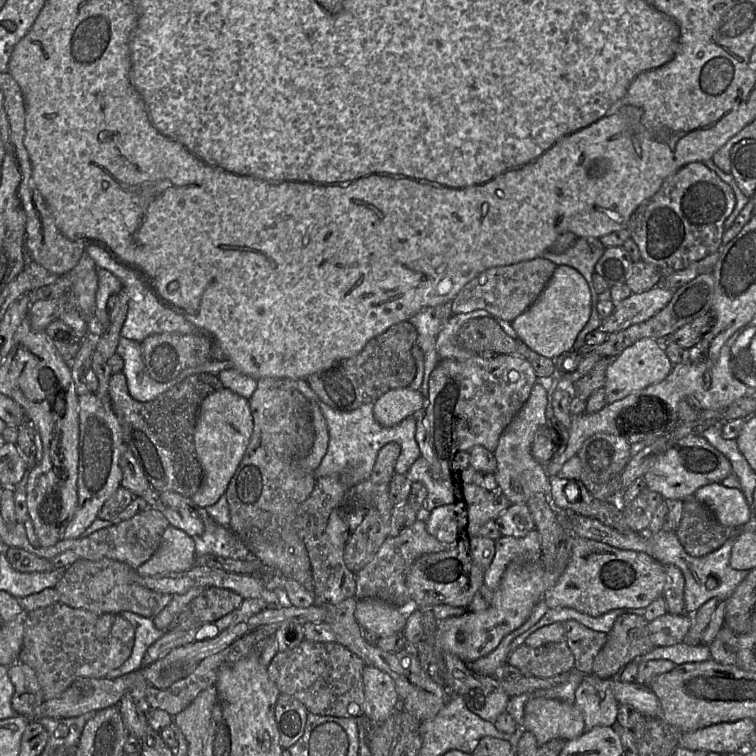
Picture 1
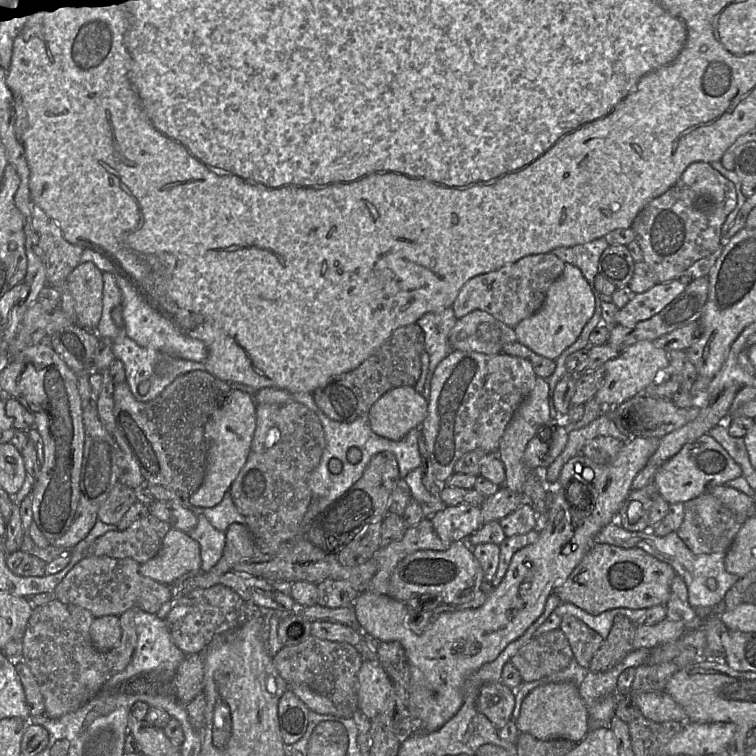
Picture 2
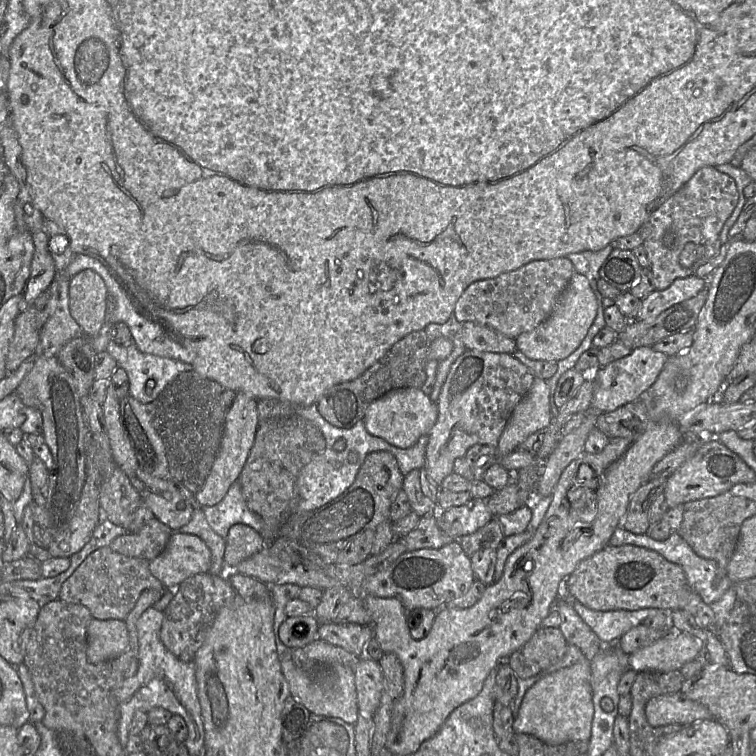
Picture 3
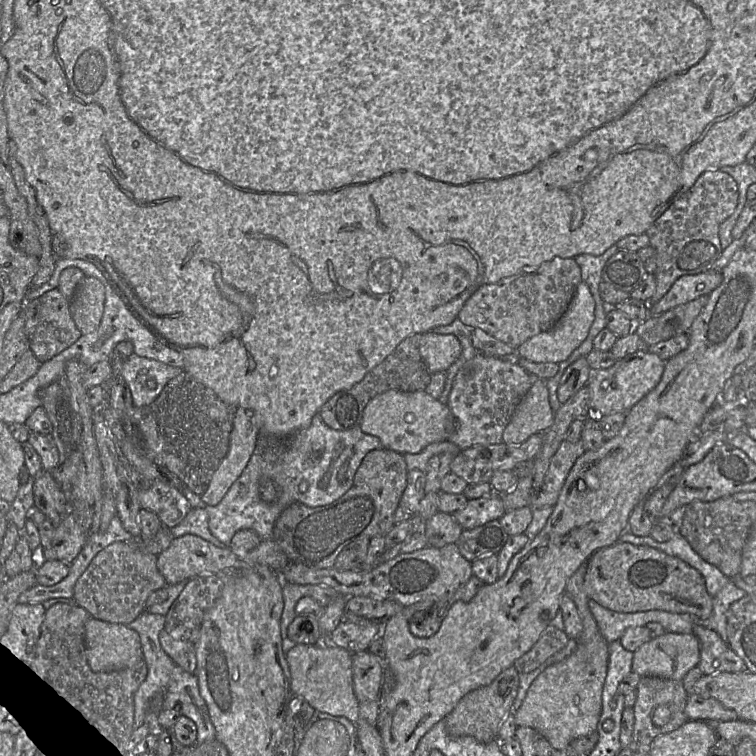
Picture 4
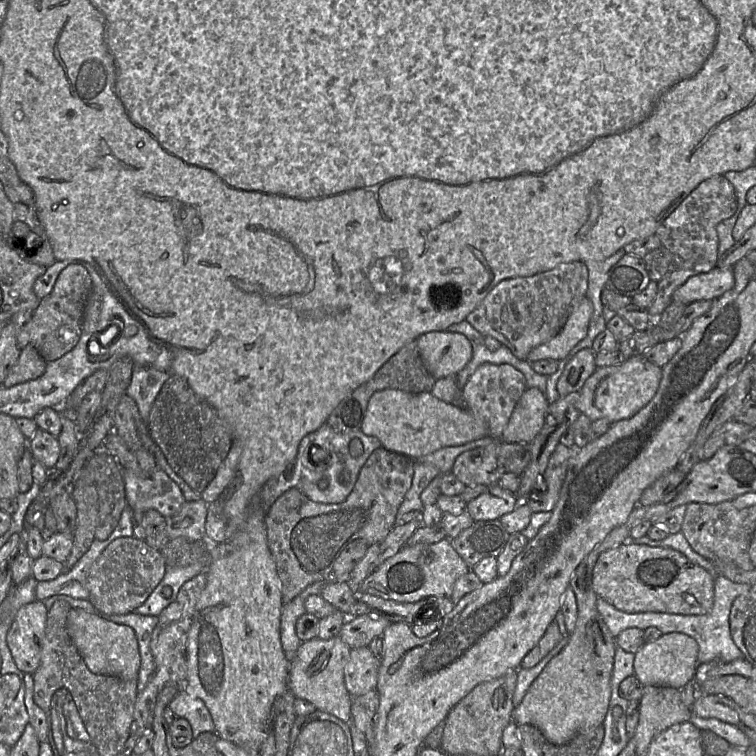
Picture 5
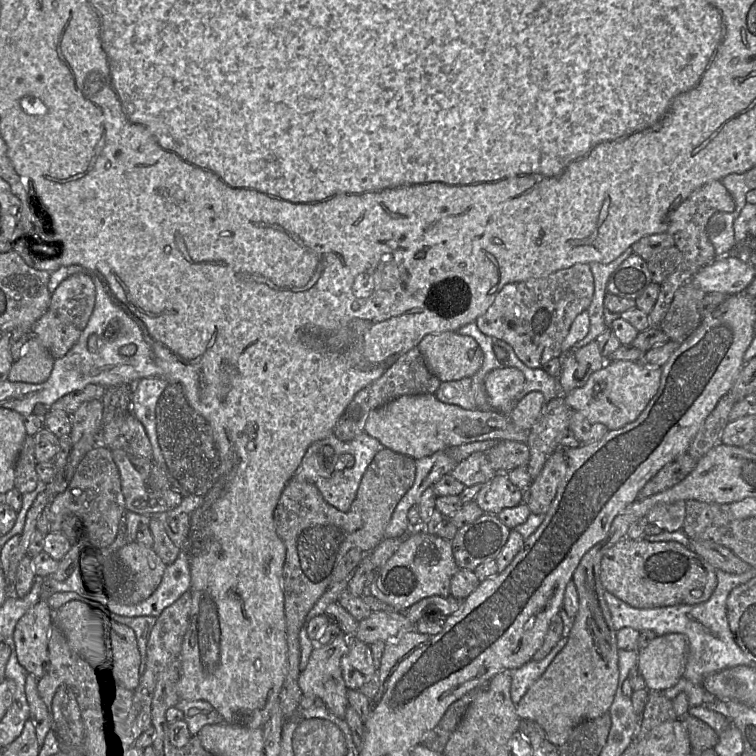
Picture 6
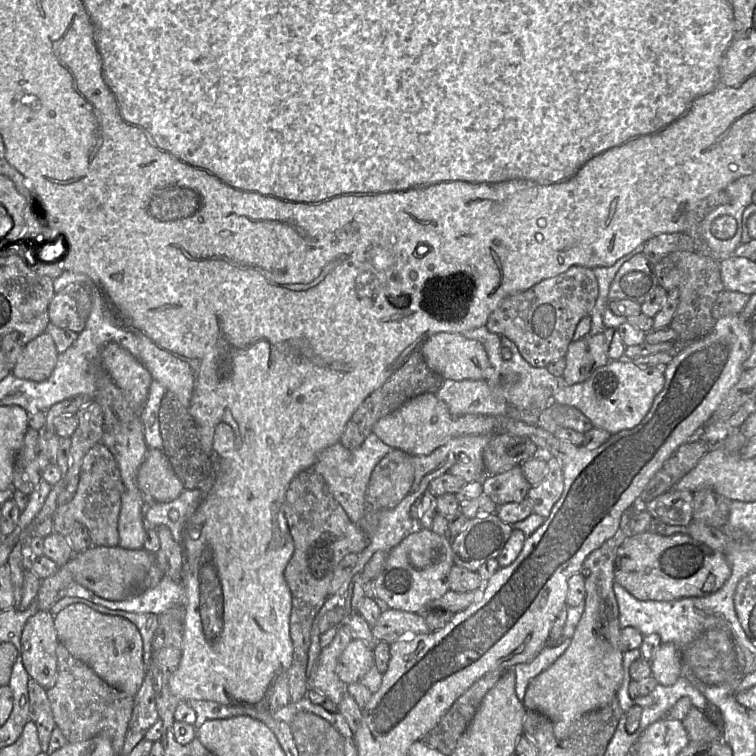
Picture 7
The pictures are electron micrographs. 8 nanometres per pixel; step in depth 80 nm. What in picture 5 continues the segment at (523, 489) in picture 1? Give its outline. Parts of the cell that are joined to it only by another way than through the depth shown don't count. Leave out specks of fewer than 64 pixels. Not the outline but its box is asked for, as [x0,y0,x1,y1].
[500,388,550,444]

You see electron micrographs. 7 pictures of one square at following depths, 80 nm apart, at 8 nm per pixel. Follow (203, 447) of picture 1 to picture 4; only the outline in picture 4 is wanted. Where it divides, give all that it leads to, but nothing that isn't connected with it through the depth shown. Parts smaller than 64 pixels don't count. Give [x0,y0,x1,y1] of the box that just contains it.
[200,408,259,505]

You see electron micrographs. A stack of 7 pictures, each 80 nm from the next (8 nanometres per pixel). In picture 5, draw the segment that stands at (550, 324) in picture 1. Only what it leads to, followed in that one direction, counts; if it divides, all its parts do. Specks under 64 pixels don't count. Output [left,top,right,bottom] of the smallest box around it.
[527,297,592,363]

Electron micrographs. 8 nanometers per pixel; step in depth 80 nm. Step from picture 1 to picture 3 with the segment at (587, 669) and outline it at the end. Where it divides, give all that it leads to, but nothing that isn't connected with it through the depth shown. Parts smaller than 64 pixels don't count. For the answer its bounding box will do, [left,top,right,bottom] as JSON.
[554,597,603,661]

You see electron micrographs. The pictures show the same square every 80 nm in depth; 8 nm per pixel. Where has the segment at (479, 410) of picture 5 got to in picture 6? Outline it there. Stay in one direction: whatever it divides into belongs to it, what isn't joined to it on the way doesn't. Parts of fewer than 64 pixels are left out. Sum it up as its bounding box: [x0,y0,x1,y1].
[484,368,525,416]

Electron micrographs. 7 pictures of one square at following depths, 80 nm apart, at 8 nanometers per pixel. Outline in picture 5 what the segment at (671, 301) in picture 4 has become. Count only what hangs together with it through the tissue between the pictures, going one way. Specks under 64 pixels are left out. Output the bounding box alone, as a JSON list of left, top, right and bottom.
[672,267,734,305]

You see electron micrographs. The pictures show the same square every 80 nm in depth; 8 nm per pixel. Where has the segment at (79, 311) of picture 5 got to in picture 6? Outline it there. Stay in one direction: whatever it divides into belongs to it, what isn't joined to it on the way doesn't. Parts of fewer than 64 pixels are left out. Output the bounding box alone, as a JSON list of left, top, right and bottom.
[48,273,94,331]

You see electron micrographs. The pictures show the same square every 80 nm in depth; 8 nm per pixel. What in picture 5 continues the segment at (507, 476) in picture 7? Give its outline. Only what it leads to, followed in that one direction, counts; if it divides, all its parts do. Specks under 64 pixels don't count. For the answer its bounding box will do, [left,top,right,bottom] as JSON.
[465,484,520,521]

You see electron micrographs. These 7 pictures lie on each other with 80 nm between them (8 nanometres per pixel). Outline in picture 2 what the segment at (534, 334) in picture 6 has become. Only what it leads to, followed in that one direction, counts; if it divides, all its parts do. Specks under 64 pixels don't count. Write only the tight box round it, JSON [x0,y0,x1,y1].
[452,253,564,328]

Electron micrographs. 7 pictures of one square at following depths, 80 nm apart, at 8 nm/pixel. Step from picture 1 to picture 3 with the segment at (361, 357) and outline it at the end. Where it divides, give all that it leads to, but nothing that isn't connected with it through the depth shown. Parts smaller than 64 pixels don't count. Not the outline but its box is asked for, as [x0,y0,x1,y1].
[317,329,428,428]

